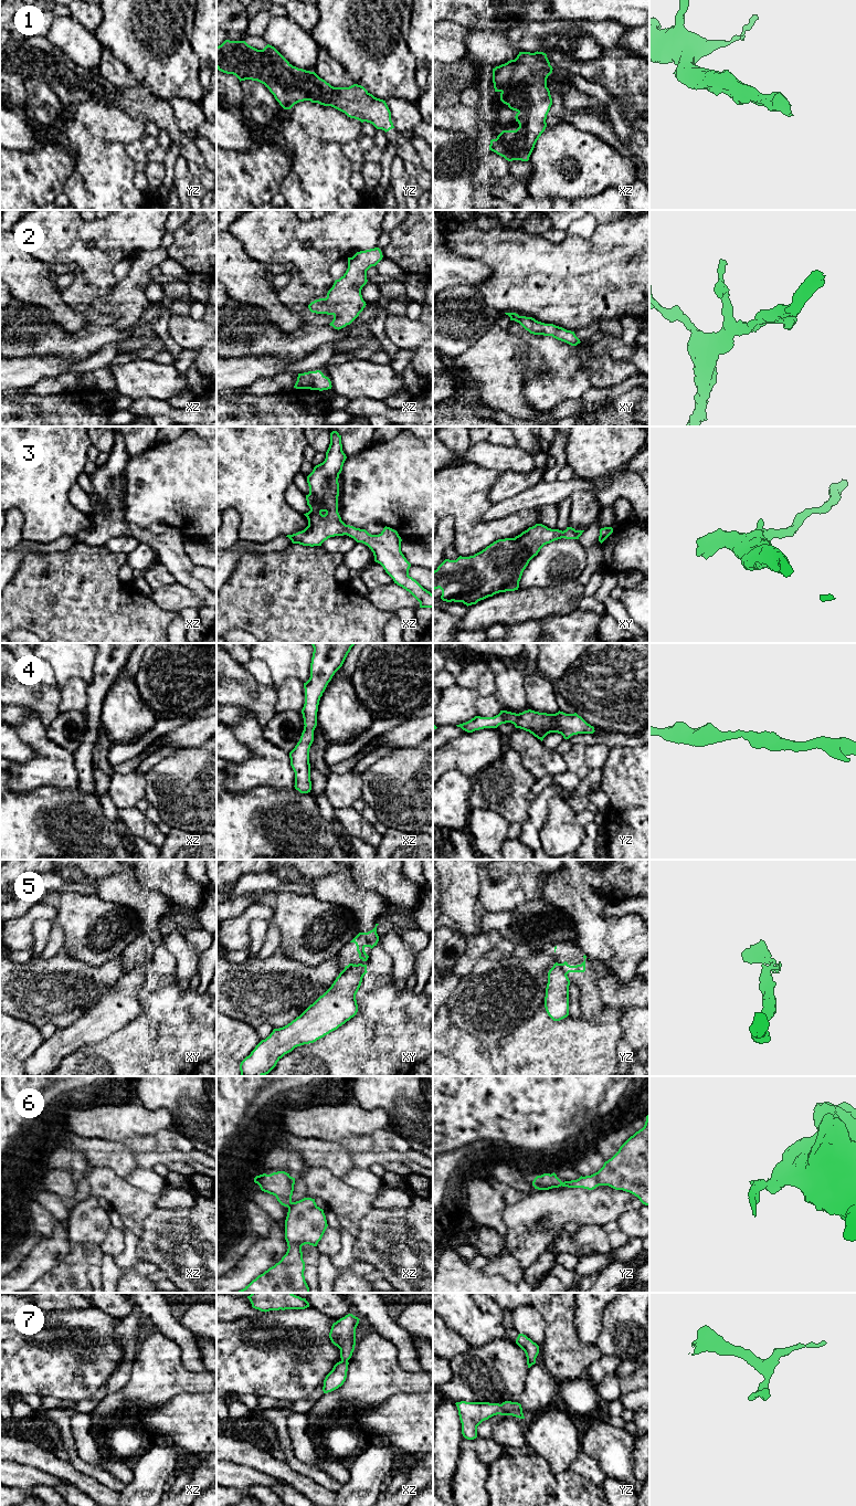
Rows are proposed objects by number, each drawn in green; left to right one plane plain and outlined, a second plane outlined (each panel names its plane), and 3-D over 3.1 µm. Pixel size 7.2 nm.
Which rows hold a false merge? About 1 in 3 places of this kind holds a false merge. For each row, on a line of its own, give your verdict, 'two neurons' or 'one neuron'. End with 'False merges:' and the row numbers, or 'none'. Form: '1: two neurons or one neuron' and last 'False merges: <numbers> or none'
1: one neuron
2: one neuron
3: one neuron
4: one neuron
5: two neurons
6: two neurons
7: one neuron
False merges: 5, 6

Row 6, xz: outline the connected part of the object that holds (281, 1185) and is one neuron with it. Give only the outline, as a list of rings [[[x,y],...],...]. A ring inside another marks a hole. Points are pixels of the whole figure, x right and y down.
[[[277,1171],[271,1175],[260,1175],[254,1178],[262,1191],[276,1197],[277,1201],[284,1205],[292,1204],[292,1196],[294,1191],[295,1178],[285,1171]]]

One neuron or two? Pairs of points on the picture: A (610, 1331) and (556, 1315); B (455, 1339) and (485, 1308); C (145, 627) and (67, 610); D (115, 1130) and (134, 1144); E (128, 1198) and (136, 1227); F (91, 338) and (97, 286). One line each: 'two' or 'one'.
A: two
B: two
C: one
D: two
E: one
F: two

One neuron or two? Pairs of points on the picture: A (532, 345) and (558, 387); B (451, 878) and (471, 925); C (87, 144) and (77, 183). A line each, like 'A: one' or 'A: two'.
A: one
B: one
C: two

